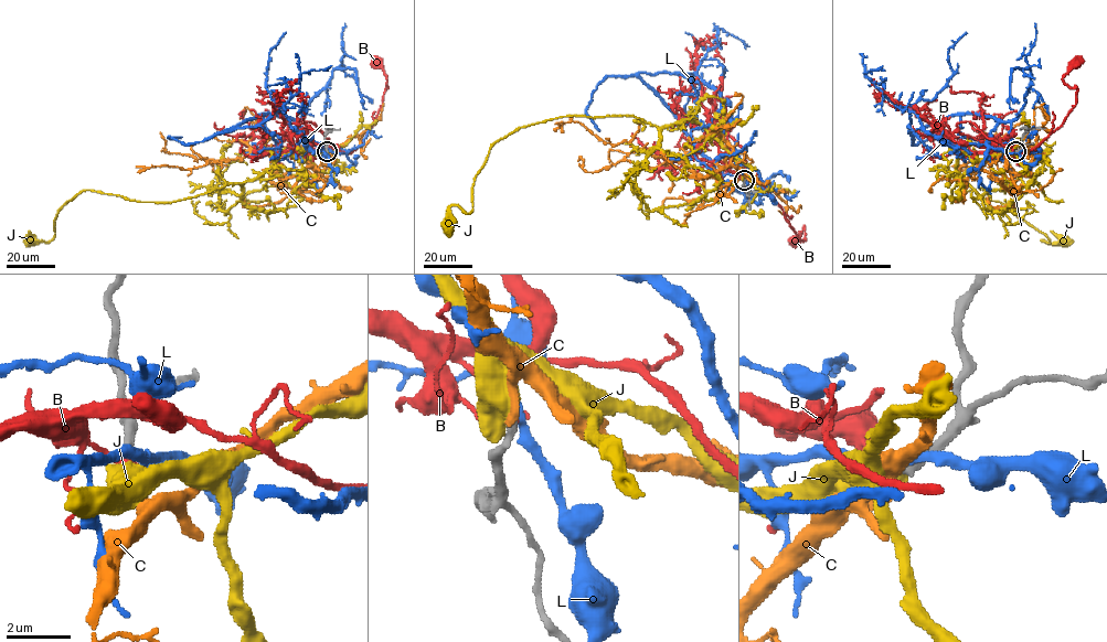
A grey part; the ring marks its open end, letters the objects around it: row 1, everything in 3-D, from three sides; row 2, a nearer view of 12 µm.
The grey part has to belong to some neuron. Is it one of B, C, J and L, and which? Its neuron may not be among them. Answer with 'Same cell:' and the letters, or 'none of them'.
Same cell: C

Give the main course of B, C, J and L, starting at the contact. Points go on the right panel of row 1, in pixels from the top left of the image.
B: (1015, 151), (1011, 146), (1028, 153), (1060, 127), (1075, 105), (1076, 88), (1070, 88), (1063, 76), (1077, 62)
C: (1015, 151), (1002, 180), (1012, 193), (1009, 167), (996, 151), (979, 169), (957, 166), (966, 166)
J: (1017, 151), (962, 153), (951, 202), (975, 190), (1042, 241), (1064, 239)
L: (1015, 150), (988, 145), (998, 121), (975, 114), (908, 131), (911, 107), (945, 85), (948, 49), (967, 33)

